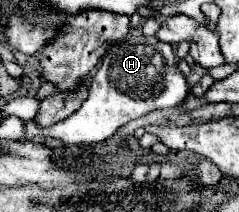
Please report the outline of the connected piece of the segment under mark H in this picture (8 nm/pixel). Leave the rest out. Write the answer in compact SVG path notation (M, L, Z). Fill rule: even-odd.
M142 34L128 36L124 40L114 42L108 48L108 52L102 58L102 64L98 66L96 74L92 76L92 82L90 82L90 88L88 88L88 98L82 102L82 106L72 116L68 116L66 120L62 120L58 124L46 126L46 128L36 124L34 120L26 120L24 122L26 138L20 140L20 142L34 140L34 138L56 138L66 146L68 144L98 144L98 142L106 142L110 136L114 136L114 132L120 126L128 124L130 120L140 118L140 116L148 114L152 110L158 110L158 108L174 108L174 104L180 104L180 100L184 100L188 90L190 90L188 80L178 70L178 56L176 56L176 52L174 52L174 48L170 44L160 42L154 36L142 36Z

